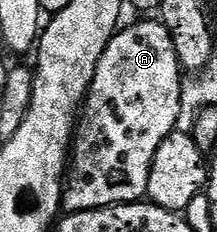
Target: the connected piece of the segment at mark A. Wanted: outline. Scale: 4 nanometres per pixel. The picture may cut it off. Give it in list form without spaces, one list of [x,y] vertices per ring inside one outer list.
[[[149,17],[146,23],[133,23],[130,27],[122,26],[107,45],[99,65],[95,69],[95,77],[89,86],[89,94],[85,96],[79,118],[75,124],[75,134],[71,140],[71,158],[67,164],[67,186],[62,190],[61,202],[66,212],[94,211],[100,207],[115,207],[119,203],[140,203],[149,194],[147,181],[151,177],[151,161],[155,161],[155,153],[159,145],[174,131],[177,118],[181,112],[181,88],[183,72],[175,57],[175,45],[171,45],[171,33],[156,18]]]

